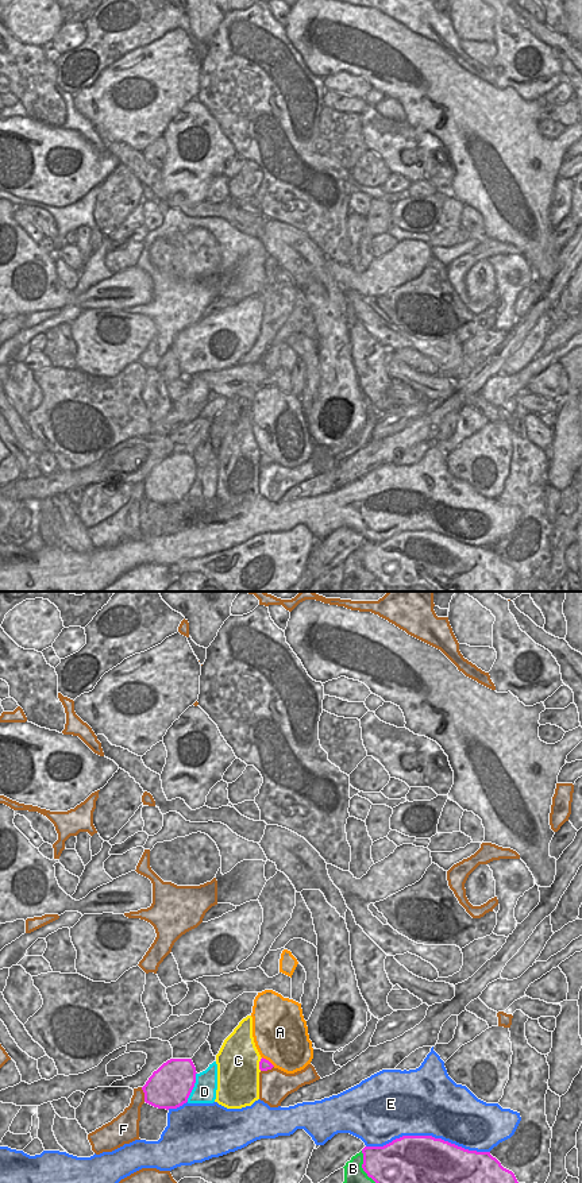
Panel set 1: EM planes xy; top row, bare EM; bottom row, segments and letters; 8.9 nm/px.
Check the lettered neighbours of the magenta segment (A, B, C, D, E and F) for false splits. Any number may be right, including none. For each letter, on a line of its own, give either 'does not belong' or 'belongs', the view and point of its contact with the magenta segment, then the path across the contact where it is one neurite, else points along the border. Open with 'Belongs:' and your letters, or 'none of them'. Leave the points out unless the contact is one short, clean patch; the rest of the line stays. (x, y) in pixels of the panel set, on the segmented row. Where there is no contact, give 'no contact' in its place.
Belongs: none of them
A: does not belong; contact xy (268, 1060)
B: does not belong; contact xy (362, 1167)
C: does not belong; contact xy (259, 1064); border xy (262, 1058), (259, 1070)
D: does not belong; contact xy (193, 1086); border xy (196, 1072), (196, 1081), (187, 1101)
E: does not belong; contact xy (428, 1136)
F: does not belong; contact xy (145, 1094)

